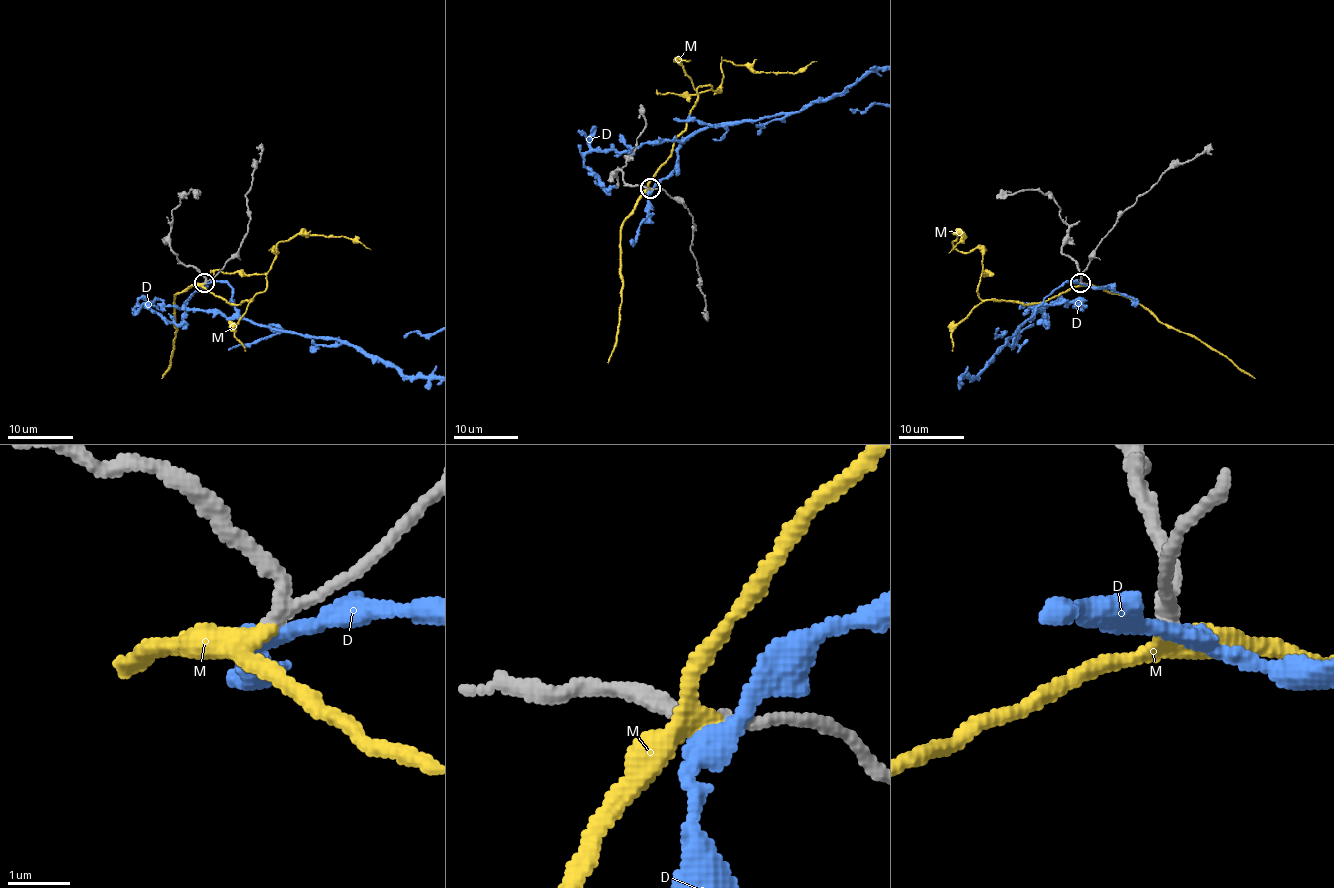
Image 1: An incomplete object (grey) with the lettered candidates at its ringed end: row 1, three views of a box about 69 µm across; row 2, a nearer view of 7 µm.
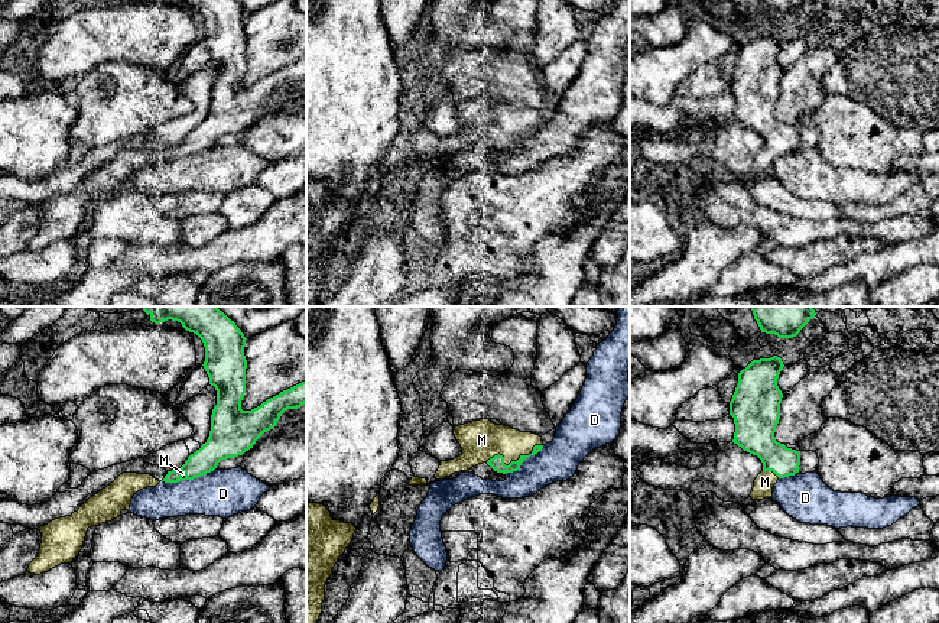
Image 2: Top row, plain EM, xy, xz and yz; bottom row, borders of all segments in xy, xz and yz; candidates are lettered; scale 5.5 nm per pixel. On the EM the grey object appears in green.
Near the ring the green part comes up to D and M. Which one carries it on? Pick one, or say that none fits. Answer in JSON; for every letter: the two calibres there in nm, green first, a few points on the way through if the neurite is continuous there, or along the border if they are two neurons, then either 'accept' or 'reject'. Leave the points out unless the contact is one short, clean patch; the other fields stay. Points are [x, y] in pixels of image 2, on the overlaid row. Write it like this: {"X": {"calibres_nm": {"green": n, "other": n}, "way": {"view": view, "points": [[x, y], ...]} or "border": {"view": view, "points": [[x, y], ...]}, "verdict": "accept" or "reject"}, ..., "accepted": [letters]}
{"D": {"calibres_nm": {"green": 150, "other": 260}, "border": {"view": "xy", "points": [[214, 469], [192, 479], [162, 482]]}, "verdict": "reject"}, "M": {"calibres_nm": {"green": 80, "other": 220}, "verdict": "accept"}, "accepted": ["M"]}

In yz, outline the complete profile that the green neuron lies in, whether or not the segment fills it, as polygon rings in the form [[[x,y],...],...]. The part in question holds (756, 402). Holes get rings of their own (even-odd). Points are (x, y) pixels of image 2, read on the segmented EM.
[[[780,357],[753,360],[738,373],[738,383],[730,402],[735,432],[732,442],[757,455],[763,471],[756,477],[753,500],[773,497],[779,478],[799,473],[800,451],[776,441],[783,393],[777,379],[784,367]]]

